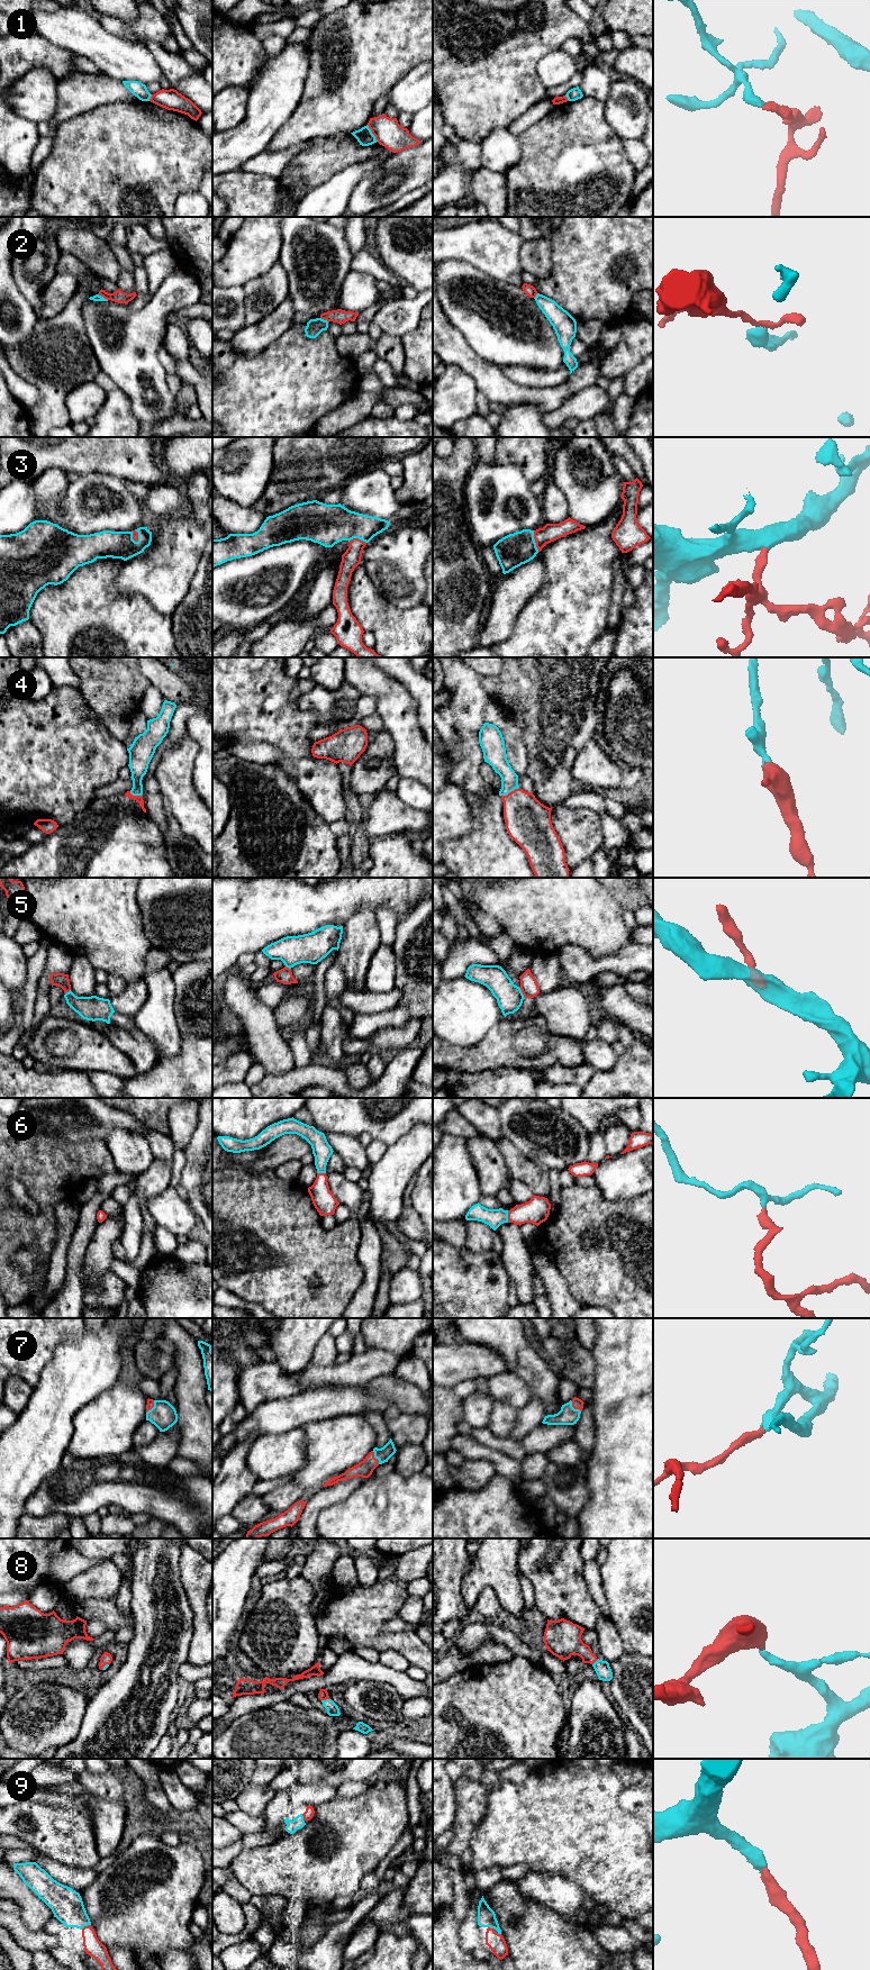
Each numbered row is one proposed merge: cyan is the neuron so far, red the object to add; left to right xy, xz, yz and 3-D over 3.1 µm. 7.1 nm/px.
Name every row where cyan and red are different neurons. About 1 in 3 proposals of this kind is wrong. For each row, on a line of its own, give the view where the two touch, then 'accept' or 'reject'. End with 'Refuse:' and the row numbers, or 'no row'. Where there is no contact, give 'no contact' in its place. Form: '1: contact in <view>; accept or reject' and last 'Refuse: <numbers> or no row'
1: contact in xz; reject
2: contact in xy; reject
3: contact in yz; accept
4: contact in yz; accept
5: contact in yz; accept
6: contact in yz; accept
7: contact in yz; accept
8: contact in xz; accept
9: contact in xy; accept
Refuse: 1, 2

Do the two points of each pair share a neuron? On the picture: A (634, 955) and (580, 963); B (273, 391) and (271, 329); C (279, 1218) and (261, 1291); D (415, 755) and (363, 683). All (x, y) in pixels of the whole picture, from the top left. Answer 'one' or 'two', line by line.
A: one
B: two
C: one
D: one

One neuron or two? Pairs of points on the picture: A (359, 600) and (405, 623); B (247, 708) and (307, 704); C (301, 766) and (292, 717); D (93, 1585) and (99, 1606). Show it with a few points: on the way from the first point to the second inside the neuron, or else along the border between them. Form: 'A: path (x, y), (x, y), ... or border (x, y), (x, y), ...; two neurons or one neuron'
A: path (370, 608), (378, 616), (387, 616), (393, 623); one neuron
B: border (297, 698), (302, 710), (314, 710), (319, 719); two neurons
C: path (297, 754), (292, 742), (292, 729); one neuron
D: border (115, 1597), (84, 1598), (73, 1607); two neurons

